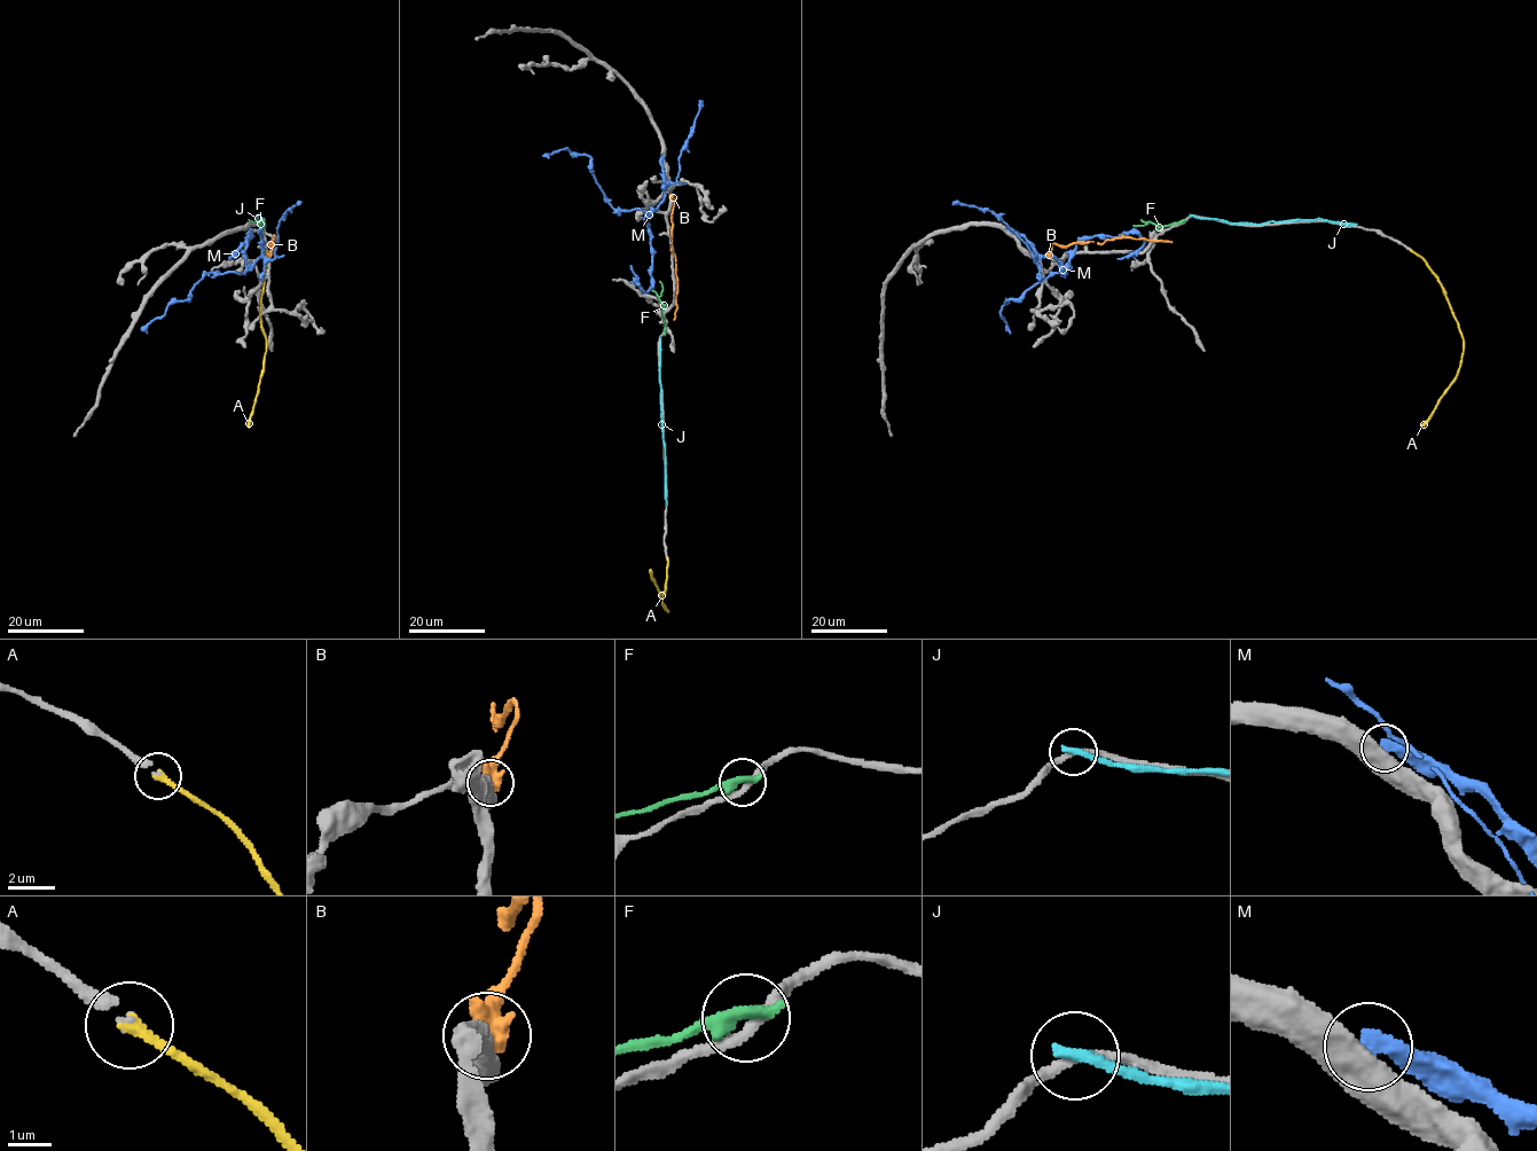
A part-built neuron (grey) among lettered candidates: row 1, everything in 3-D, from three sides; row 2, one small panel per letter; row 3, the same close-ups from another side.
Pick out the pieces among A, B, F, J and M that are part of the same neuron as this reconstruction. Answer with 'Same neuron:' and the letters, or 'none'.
Same neuron: A

